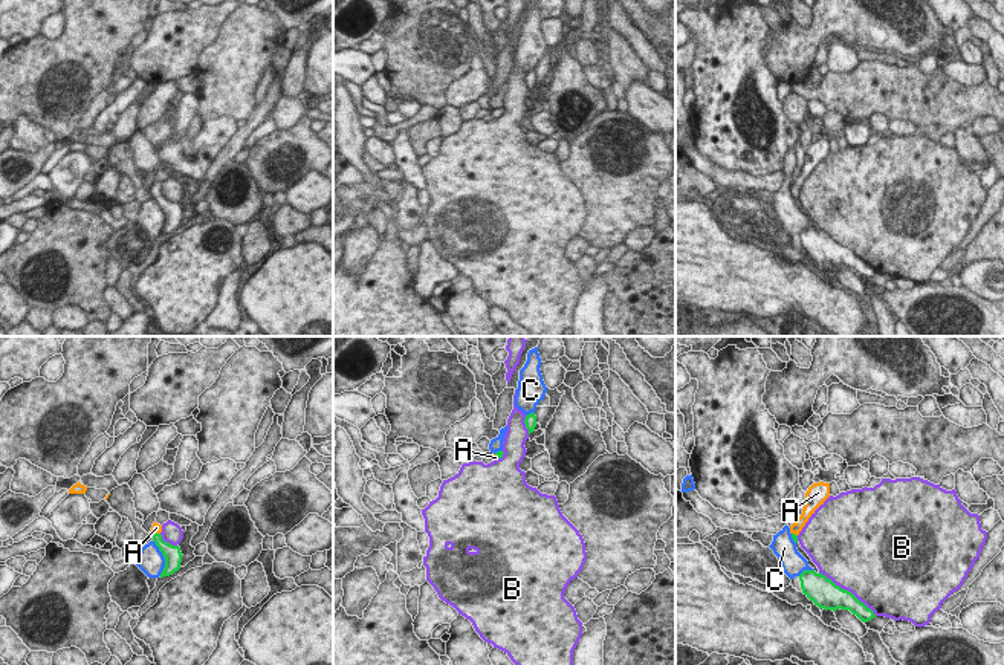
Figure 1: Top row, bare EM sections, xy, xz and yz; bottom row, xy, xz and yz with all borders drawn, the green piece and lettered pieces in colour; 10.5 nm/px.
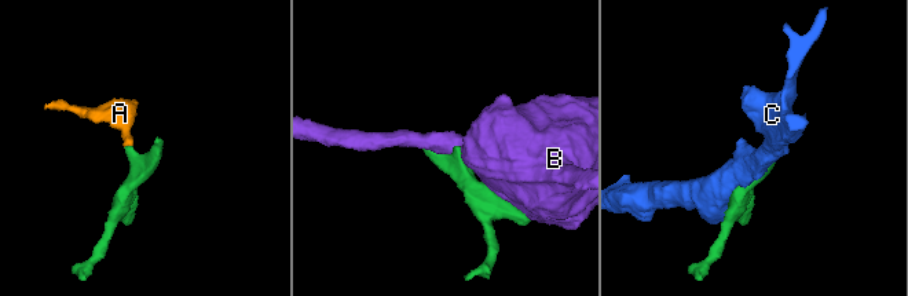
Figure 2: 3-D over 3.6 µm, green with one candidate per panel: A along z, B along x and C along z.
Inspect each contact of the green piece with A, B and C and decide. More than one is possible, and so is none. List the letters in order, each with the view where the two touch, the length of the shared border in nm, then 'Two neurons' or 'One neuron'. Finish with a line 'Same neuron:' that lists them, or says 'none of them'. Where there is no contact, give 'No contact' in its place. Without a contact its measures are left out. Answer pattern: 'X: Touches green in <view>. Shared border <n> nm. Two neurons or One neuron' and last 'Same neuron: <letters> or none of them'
A: Touches green in xy. Shared border 100 nm. One neuron
B: Touches green in yz. Shared border 750 nm. Two neurons
C: Touches green in xy. Shared border 400 nm. Two neurons
Same neuron: A.

